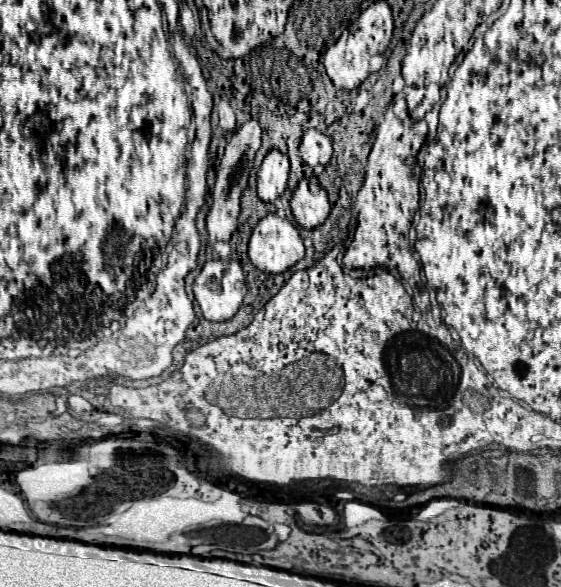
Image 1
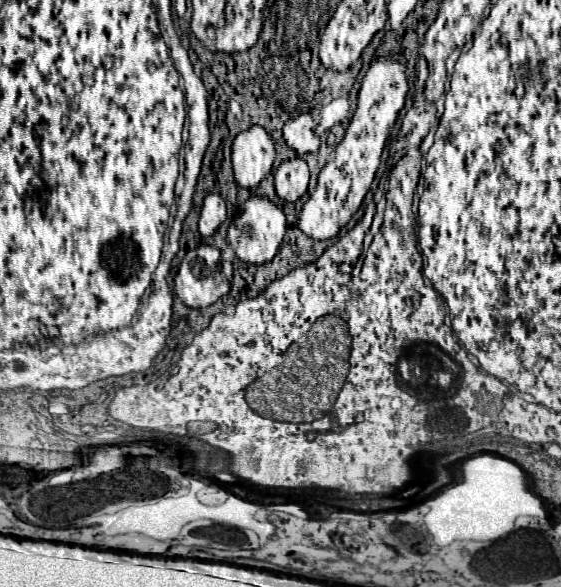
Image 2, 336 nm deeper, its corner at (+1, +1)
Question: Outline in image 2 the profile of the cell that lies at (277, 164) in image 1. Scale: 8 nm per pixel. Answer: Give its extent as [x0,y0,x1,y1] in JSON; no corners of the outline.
[231,126,275,190]

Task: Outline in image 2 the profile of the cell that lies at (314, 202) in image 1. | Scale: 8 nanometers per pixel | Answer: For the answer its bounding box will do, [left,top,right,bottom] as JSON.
[275,158,309,202]

